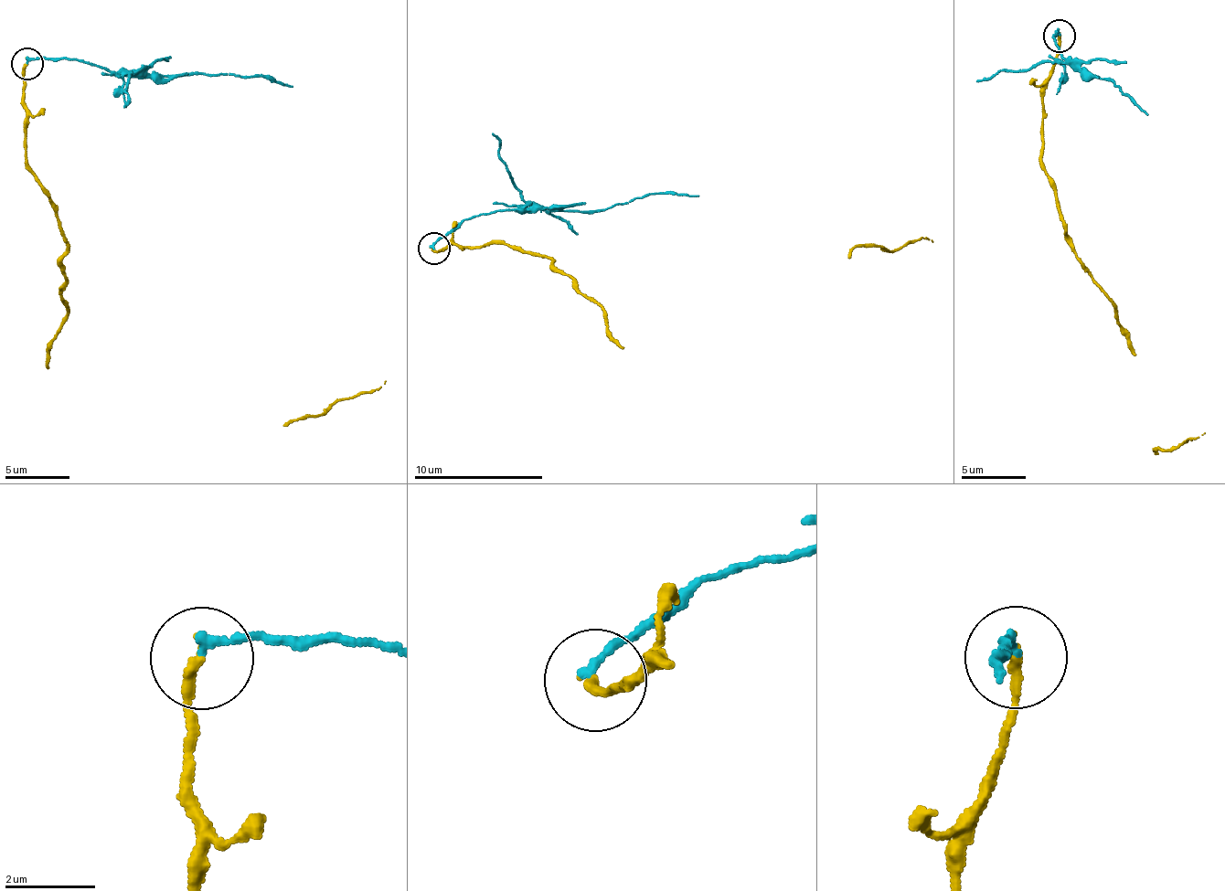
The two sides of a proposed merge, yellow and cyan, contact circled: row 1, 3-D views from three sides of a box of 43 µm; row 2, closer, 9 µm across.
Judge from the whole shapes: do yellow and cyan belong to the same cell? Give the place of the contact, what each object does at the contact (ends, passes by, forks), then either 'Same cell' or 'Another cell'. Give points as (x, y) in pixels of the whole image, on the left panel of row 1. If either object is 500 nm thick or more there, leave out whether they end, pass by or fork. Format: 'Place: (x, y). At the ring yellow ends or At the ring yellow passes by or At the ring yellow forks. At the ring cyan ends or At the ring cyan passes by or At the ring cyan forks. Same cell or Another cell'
Place: (27, 64). At the ring yellow ends. At the ring cyan ends. Another cell

